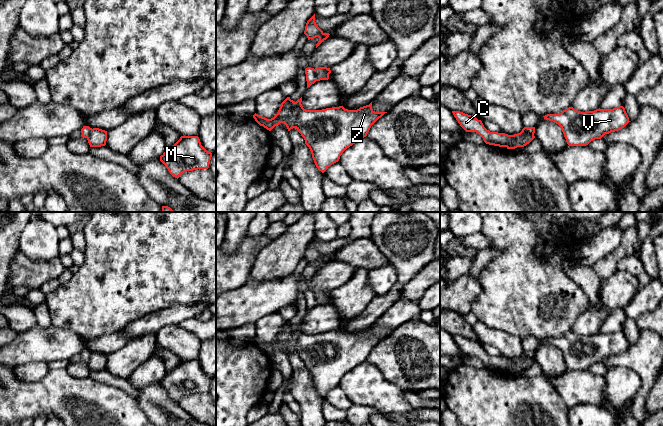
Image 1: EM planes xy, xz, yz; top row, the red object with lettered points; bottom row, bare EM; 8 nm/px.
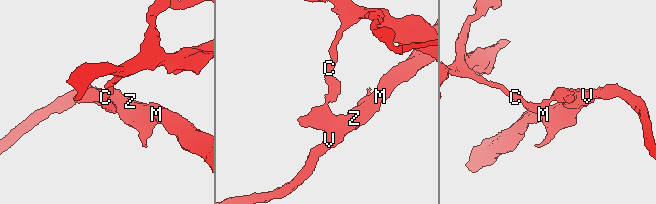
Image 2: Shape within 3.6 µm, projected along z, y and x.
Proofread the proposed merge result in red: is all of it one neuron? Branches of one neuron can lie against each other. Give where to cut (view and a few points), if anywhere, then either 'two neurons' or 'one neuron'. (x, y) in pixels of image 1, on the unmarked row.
cut xz (313, 293), (317, 304); two neurons

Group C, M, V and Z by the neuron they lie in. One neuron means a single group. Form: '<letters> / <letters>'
C / M V Z

